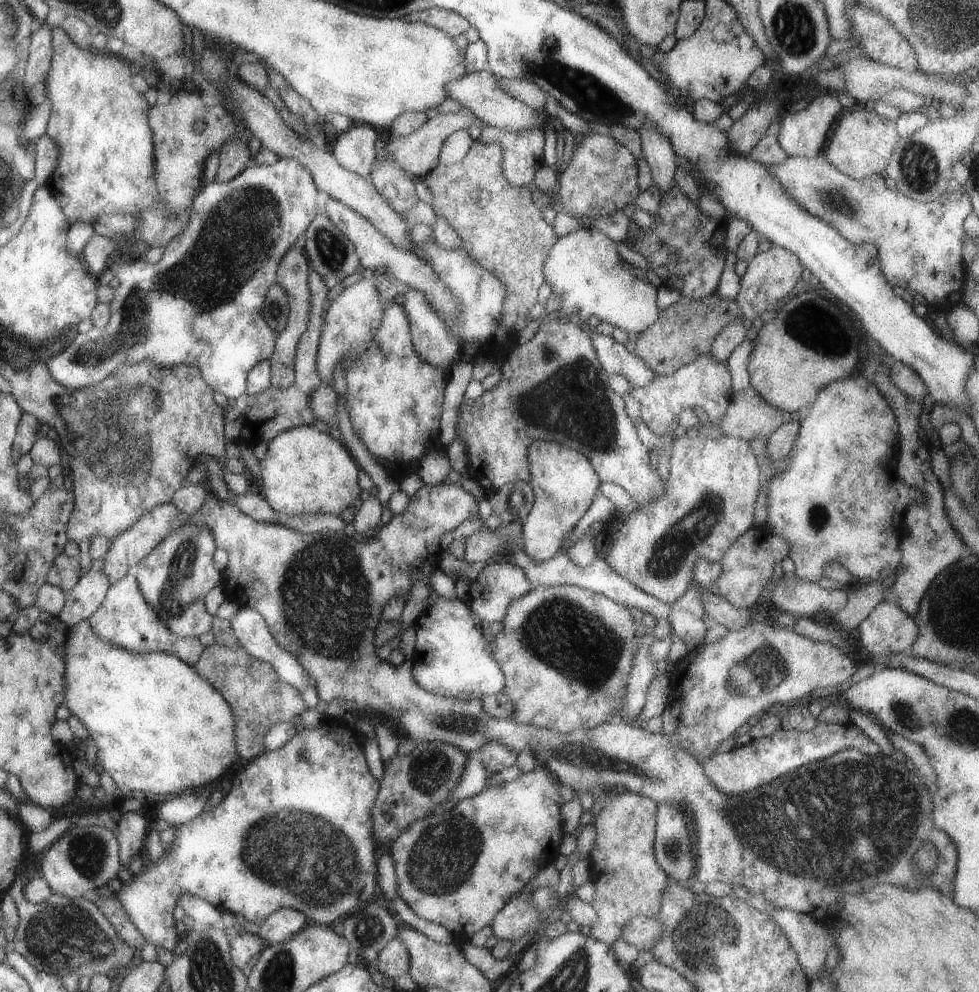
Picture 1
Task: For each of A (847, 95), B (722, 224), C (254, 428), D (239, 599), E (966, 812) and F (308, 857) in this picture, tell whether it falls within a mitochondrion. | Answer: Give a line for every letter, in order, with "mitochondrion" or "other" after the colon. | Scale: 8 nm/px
A: other
B: other
C: other
D: other
E: other
F: mitochondrion

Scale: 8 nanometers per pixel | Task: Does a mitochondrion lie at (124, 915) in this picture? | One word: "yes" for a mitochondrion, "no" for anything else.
no

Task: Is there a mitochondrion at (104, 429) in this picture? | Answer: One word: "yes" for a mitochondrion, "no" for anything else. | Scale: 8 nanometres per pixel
yes

